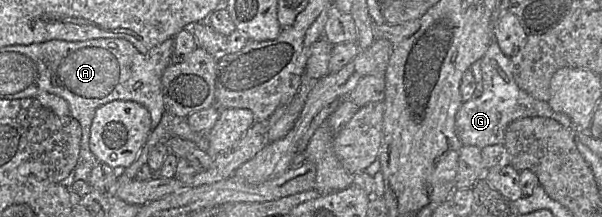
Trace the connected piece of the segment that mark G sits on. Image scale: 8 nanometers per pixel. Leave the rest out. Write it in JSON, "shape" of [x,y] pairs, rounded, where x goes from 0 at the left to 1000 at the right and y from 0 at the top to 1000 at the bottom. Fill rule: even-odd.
{"shape":[[[821,180],[797,286],[801,327],[799,438],[769,465],[756,535],[756,608],[769,668],[791,673],[797,687],[812,668],[837,668],[842,581],[850,558],[870,539],[917,544],[937,585],[953,590],[942,530],[919,512],[909,470],[887,456],[859,396],[852,364],[849,272],[836,249]],[[829,295],[841,341],[839,373],[826,336]]]}

